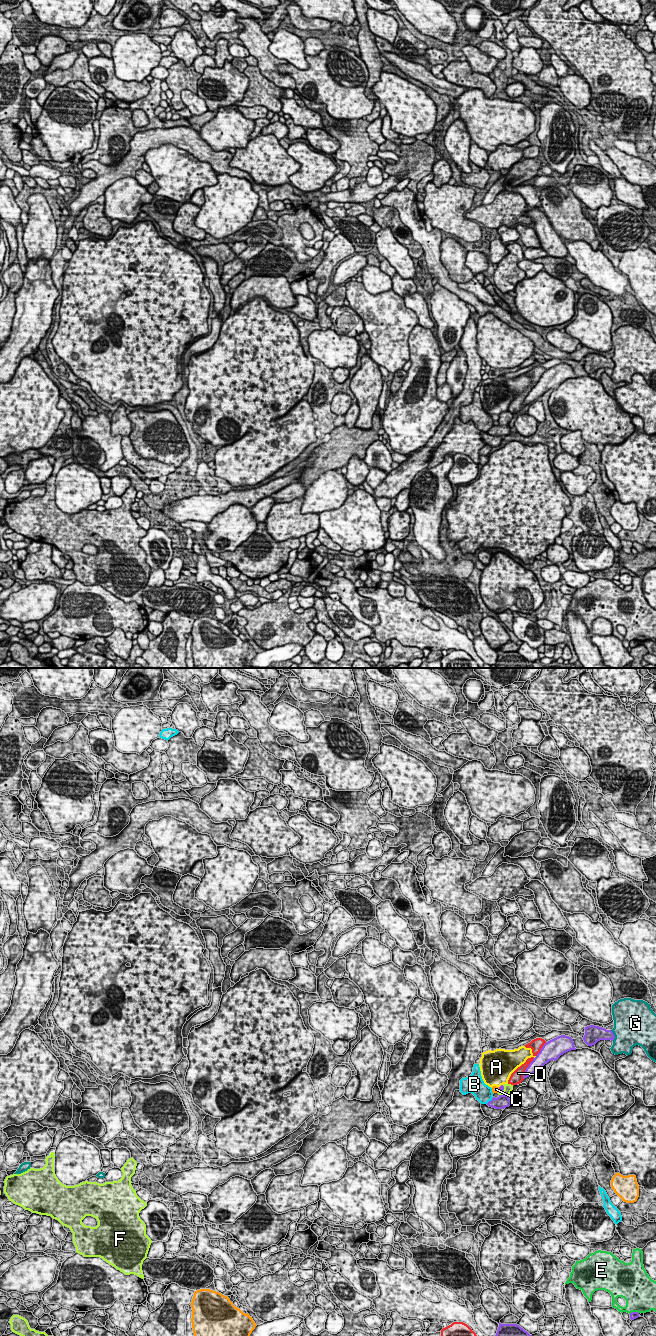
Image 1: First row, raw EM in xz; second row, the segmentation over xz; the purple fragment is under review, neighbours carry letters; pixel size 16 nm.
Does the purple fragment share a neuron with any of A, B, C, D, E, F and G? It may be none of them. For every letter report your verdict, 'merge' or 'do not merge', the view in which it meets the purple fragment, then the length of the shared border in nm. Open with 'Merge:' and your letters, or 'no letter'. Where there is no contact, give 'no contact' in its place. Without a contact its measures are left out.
Merge: F
A: do not merge; meets purple in xz; contact 60 nm long
B: do not merge; meets purple in xz; contact 160 nm long
C: do not merge; meets purple in xz; contact 70 nm long
D: do not merge; meets purple in xz; contact 400 nm long
E: do not merge; meets purple in xz; contact 160 nm long
F: merge; meets purple in xz; contact 140 nm long
G: do not merge; meets purple in xz; contact 180 nm long

